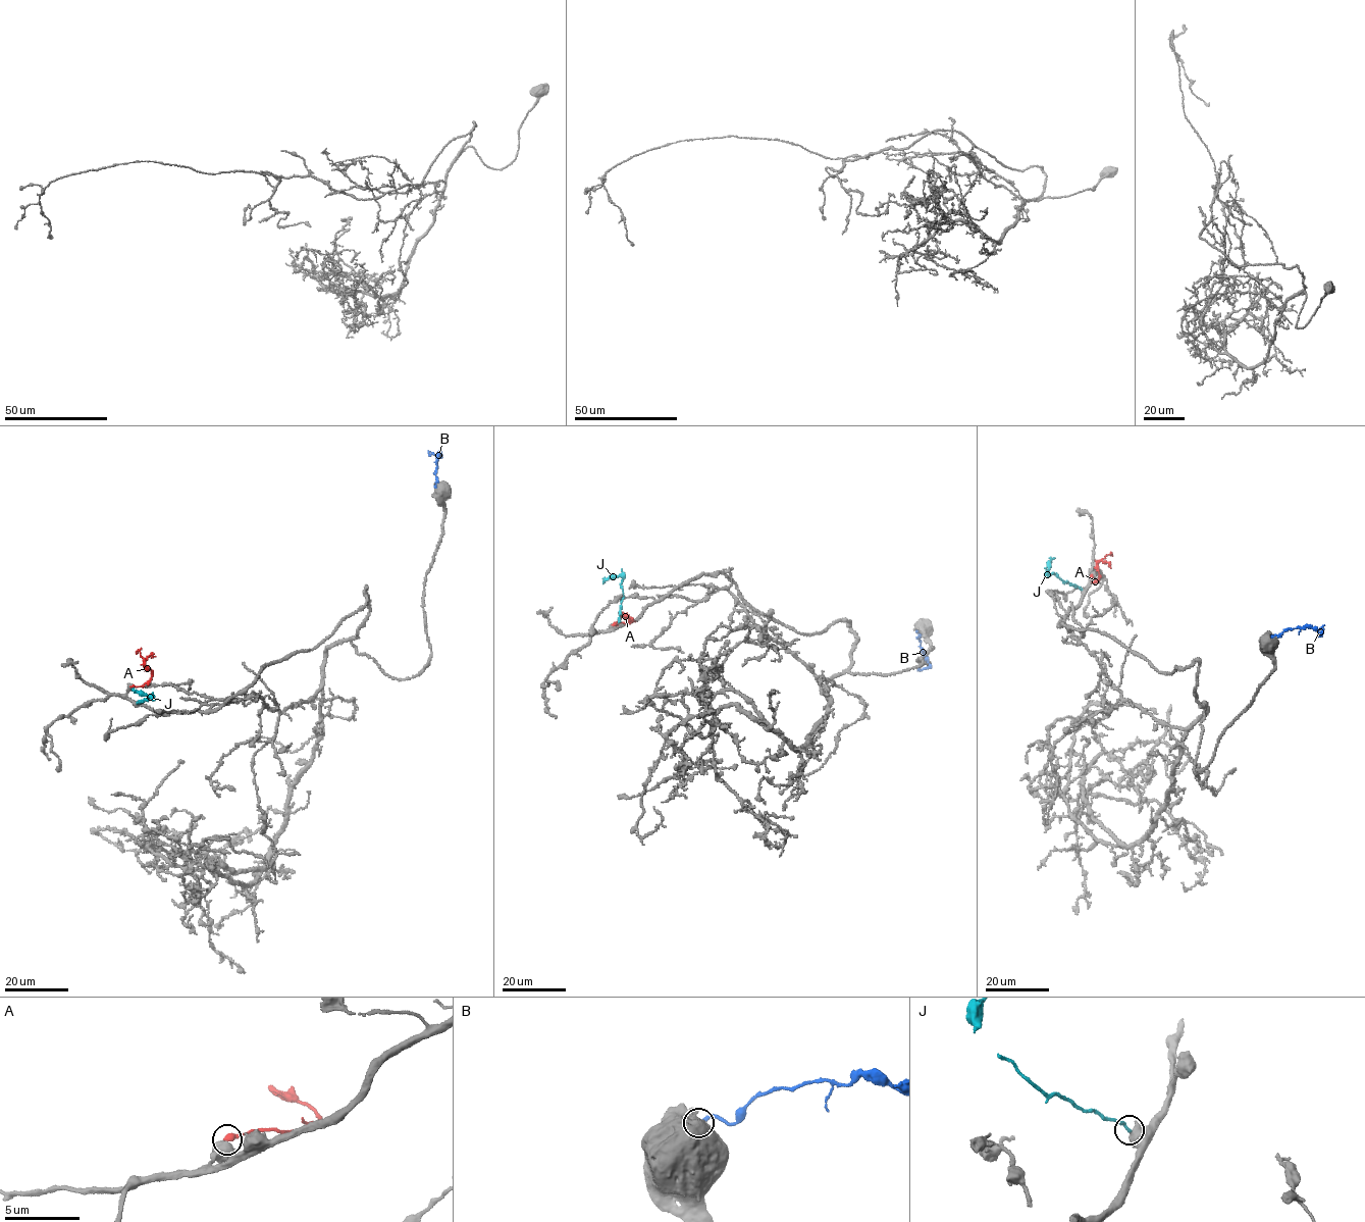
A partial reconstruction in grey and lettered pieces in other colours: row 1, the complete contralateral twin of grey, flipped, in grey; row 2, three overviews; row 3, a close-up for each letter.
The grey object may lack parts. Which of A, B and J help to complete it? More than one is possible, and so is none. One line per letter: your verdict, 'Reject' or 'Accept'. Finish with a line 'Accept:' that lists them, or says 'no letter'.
A: Reject
B: Reject
J: Accept
Accept: J

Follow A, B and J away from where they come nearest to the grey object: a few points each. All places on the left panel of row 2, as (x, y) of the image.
A: (132, 686), (142, 686), (150, 680), (152, 671), (144, 661), (150, 657)
B: (434, 487), (435, 462), (439, 454), (429, 454), (427, 451)
J: (137, 703), (149, 696), (152, 698), (133, 690)

